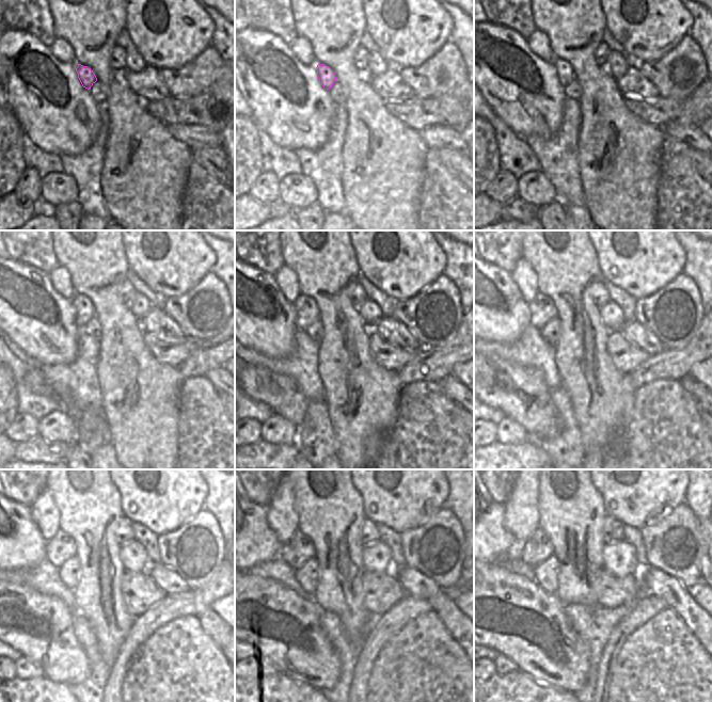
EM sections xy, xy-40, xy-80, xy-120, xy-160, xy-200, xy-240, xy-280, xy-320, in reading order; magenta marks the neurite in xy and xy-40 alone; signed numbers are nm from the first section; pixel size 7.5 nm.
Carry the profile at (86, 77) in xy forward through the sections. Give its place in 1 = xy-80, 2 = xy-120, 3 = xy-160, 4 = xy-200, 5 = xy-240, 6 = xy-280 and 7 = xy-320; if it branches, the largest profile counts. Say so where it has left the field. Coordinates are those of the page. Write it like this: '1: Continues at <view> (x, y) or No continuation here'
1: Continues at xy-80 (564, 69)
2: Continues at xy-120 (85, 310)
3: Continues at xy-160 (306, 310)
4: Continues at xy-200 (542, 308)
5: Continues at xy-240 (61, 547)
6: Continues at xy-280 (299, 548)
7: Continues at xy-320 (538, 547).

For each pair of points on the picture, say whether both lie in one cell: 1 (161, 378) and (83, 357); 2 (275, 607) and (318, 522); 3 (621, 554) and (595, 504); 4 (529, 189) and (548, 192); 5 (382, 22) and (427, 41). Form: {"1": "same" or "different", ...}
{"1": "different", "2": "different", "3": "different", "4": "same", "5": "same"}

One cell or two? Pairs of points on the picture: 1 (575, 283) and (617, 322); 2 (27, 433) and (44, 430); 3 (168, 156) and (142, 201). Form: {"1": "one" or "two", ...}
{"1": "two", "2": "two", "3": "one"}

